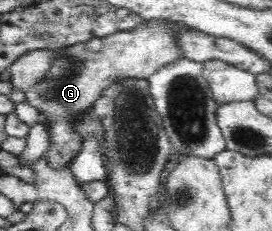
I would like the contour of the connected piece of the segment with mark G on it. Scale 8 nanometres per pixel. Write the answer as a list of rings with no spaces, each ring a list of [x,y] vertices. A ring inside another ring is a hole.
[[[164,19],[144,20],[132,31],[118,31],[114,35],[66,47],[45,79],[32,85],[25,93],[28,108],[47,115],[46,124],[52,145],[44,158],[51,167],[64,169],[71,165],[84,143],[75,130],[75,121],[80,114],[86,113],[86,109],[96,108],[106,87],[122,79],[148,80],[162,67],[184,58],[177,39],[177,33],[182,30],[188,32],[190,28],[186,24],[180,25]]]

